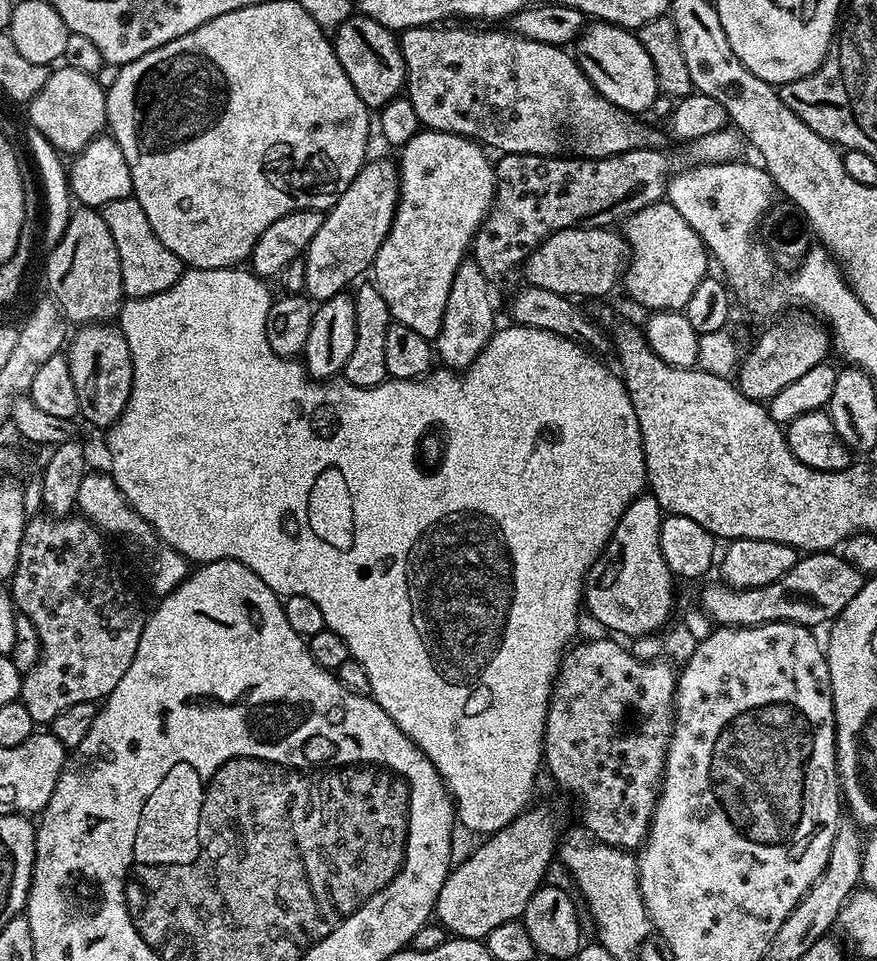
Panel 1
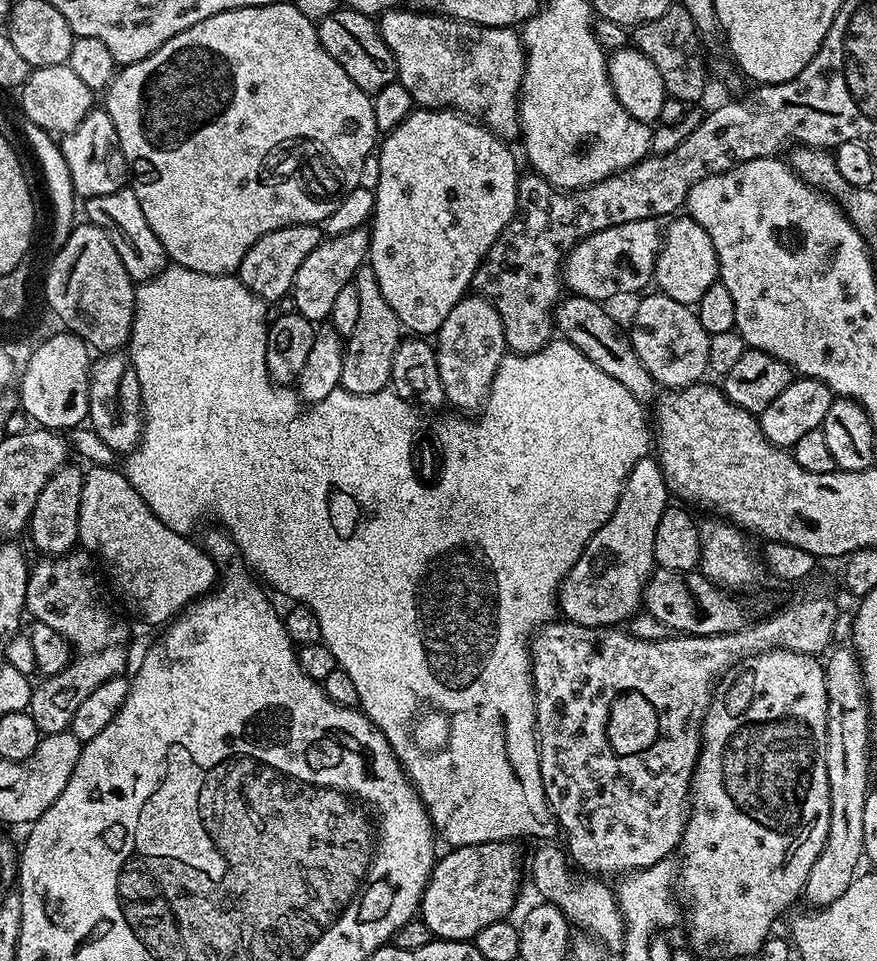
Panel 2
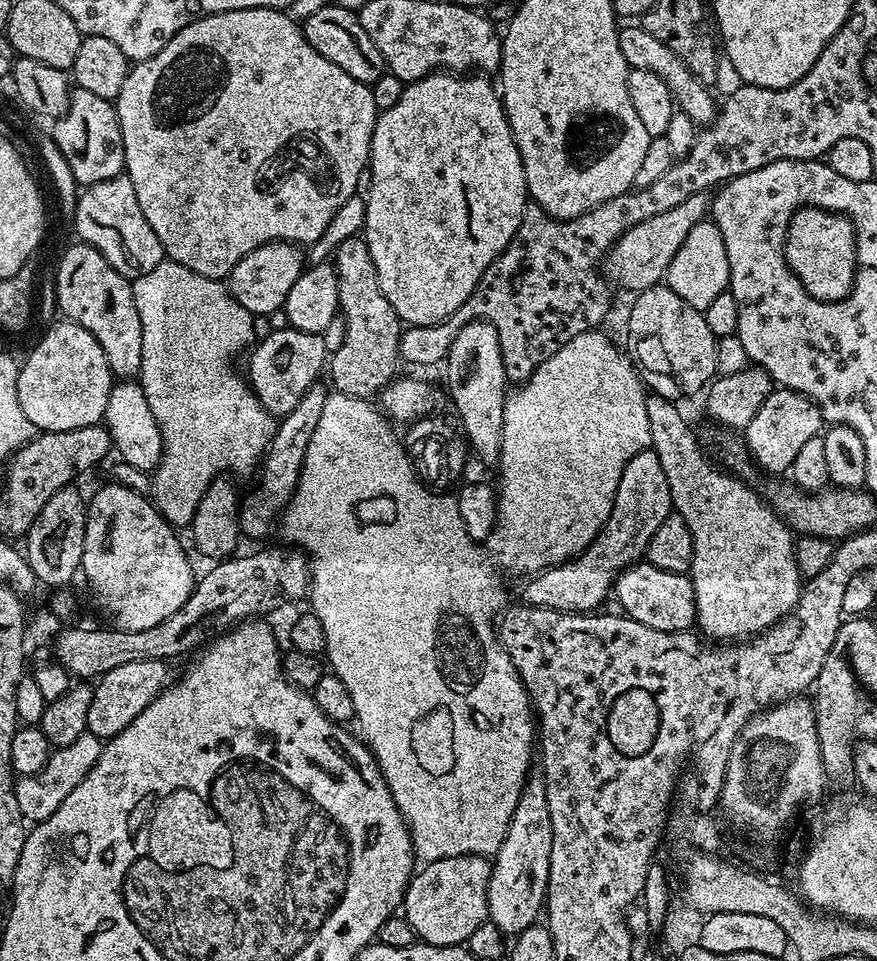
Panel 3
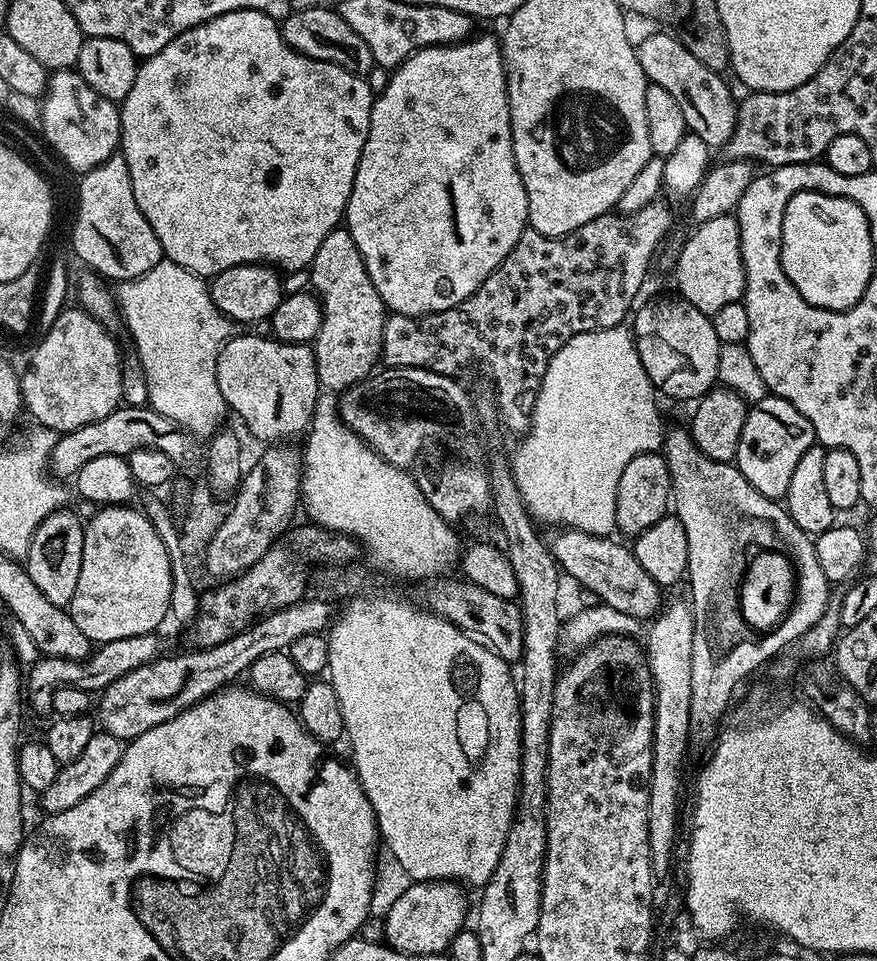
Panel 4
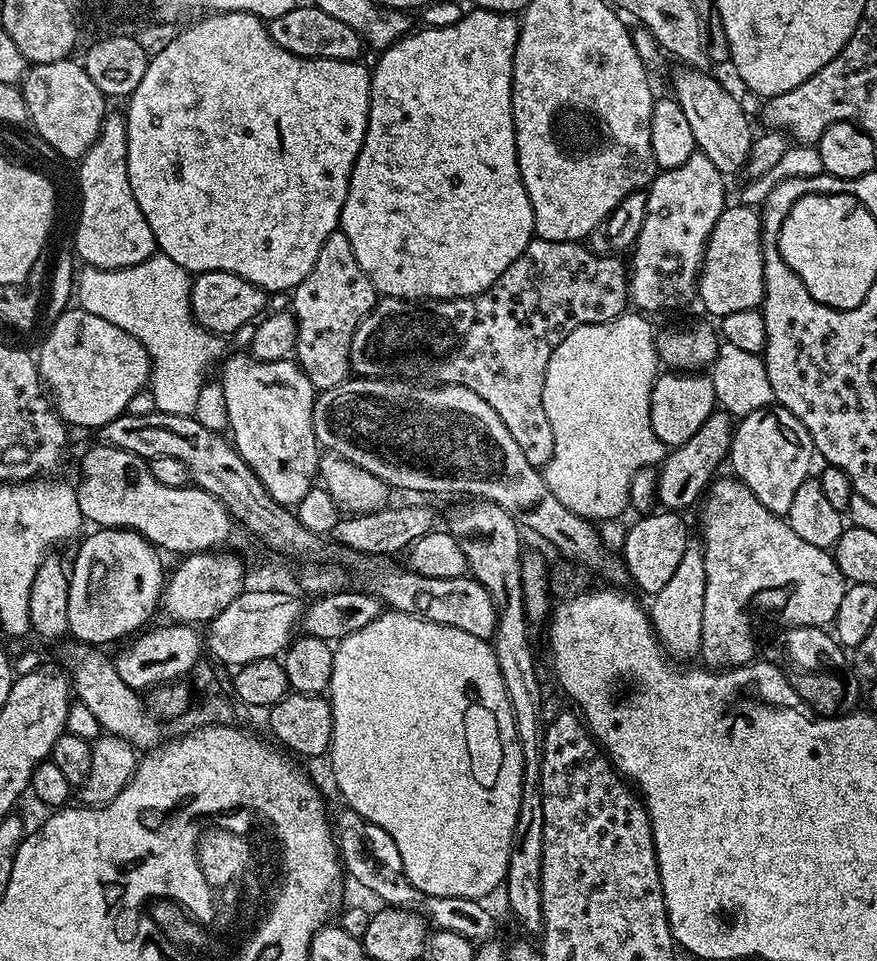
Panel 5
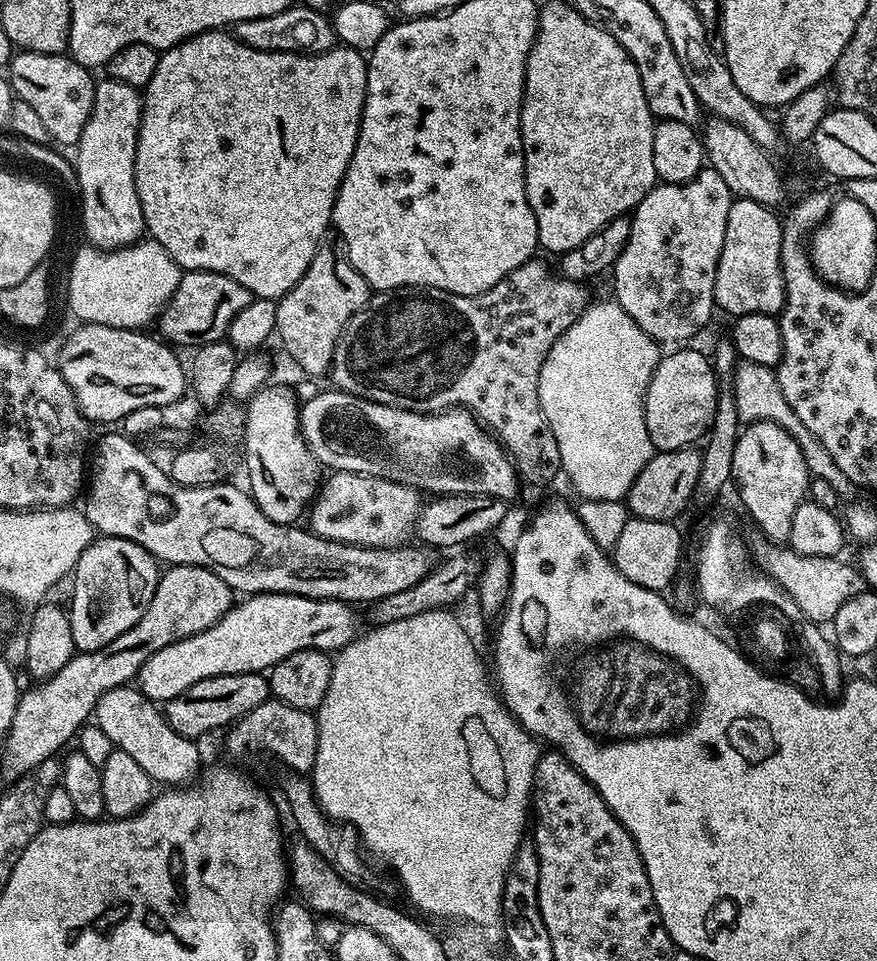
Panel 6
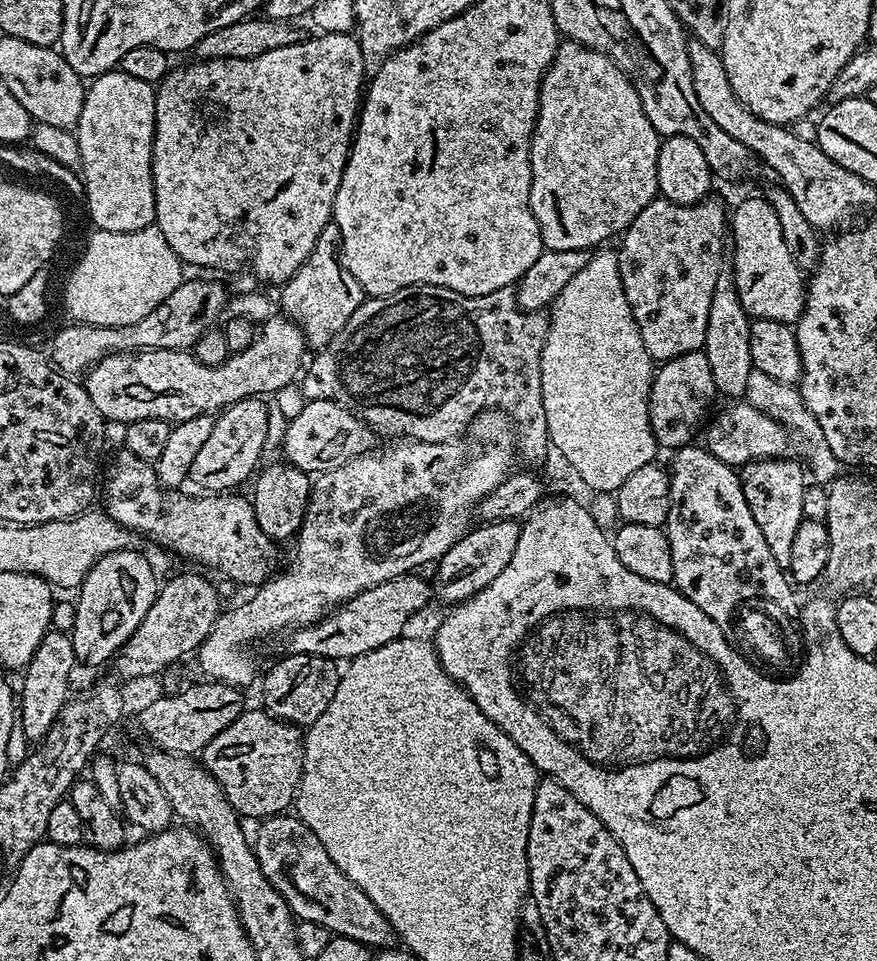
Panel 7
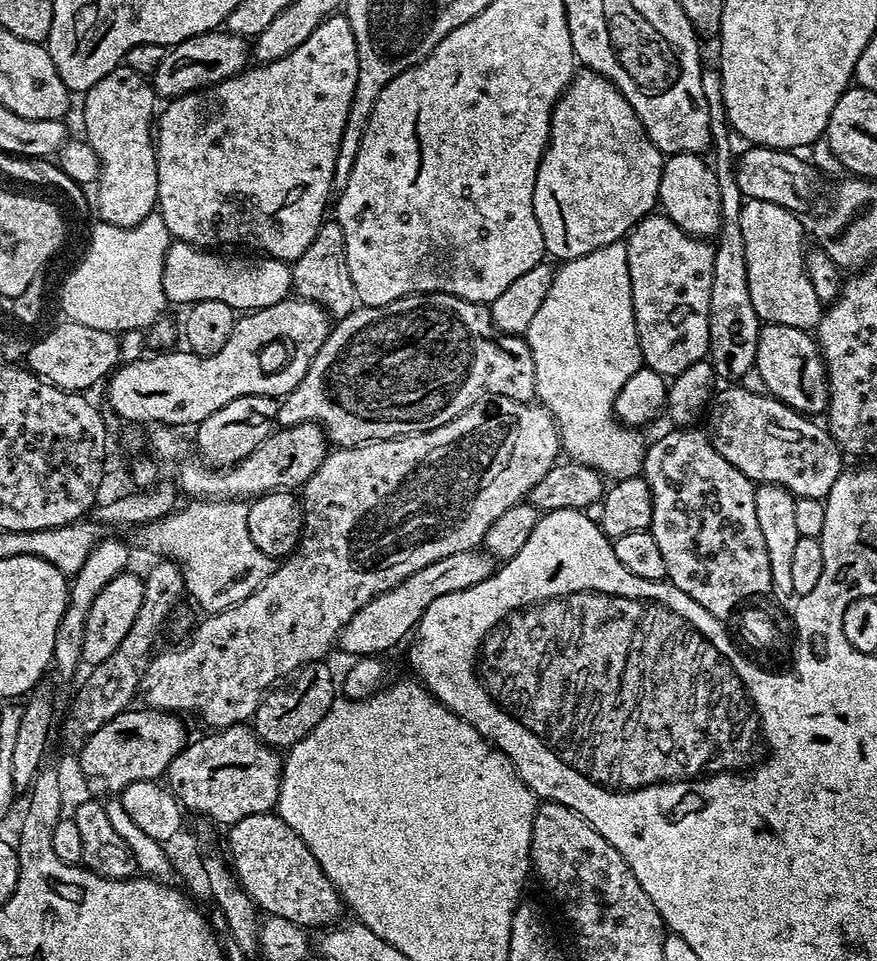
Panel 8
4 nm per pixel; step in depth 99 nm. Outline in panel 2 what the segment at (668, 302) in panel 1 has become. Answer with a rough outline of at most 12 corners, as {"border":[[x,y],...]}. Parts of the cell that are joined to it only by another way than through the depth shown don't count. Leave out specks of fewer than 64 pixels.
{"border":[[687,214],[669,219],[655,287],[695,306],[717,283],[710,234]]}

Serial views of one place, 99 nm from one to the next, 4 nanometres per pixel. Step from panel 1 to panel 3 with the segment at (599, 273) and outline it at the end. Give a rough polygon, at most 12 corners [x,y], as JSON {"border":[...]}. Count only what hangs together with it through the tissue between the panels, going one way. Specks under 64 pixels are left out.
{"border":[[690,194],[626,230],[602,261],[609,285],[659,285],[686,234],[709,212]]}

